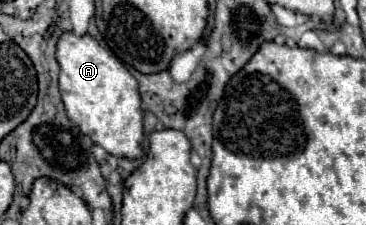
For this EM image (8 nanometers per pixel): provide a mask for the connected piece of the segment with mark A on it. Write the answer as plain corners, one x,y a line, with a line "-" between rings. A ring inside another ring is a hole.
64,33
58,41
56,57
60,63
60,91
68,117
78,125
78,129
88,135
96,145
104,147
110,155
140,159
144,149
144,111
138,93
138,81
126,65
112,51
90,35
78,37
74,33

